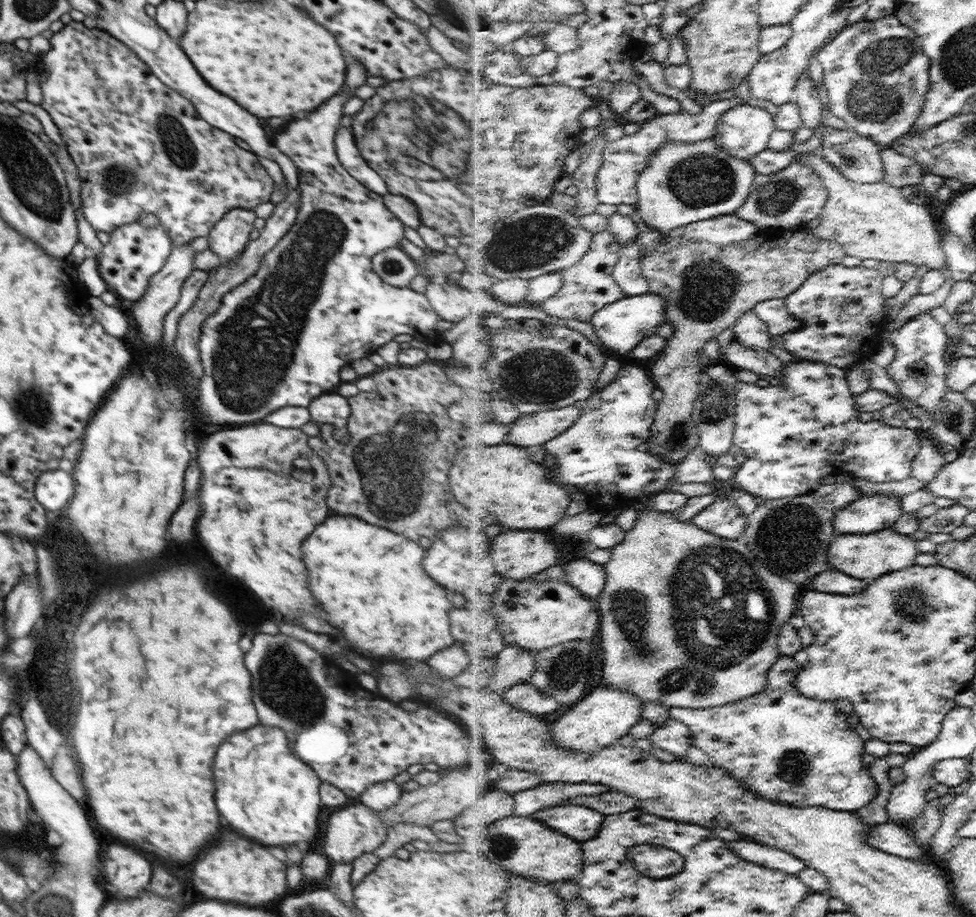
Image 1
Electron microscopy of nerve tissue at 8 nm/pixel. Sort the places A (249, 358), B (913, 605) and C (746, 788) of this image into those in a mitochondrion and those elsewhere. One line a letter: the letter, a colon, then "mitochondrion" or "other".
A: mitochondrion
B: mitochondrion
C: other

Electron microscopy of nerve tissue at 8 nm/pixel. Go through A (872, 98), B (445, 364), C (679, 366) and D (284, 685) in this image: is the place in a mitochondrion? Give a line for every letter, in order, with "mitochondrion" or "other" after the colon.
A: mitochondrion
B: other
C: other
D: mitochondrion

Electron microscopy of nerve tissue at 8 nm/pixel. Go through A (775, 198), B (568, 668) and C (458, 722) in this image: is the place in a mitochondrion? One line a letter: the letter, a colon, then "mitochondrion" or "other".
A: mitochondrion
B: mitochondrion
C: other

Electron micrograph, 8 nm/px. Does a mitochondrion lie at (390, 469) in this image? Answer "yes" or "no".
yes

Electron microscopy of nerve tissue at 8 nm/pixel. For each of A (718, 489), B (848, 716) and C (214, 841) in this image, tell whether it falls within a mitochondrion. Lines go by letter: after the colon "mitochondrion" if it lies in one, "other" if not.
A: other
B: other
C: other

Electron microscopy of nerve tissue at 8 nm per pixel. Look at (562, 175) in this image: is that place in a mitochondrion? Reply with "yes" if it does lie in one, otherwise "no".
no

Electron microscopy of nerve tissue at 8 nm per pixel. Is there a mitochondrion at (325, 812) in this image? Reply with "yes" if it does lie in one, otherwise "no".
no

